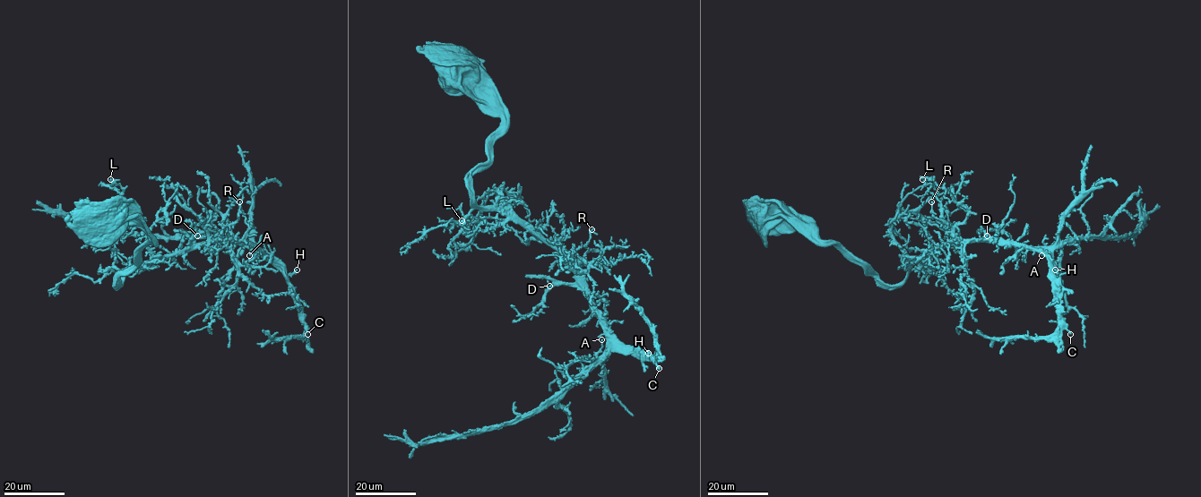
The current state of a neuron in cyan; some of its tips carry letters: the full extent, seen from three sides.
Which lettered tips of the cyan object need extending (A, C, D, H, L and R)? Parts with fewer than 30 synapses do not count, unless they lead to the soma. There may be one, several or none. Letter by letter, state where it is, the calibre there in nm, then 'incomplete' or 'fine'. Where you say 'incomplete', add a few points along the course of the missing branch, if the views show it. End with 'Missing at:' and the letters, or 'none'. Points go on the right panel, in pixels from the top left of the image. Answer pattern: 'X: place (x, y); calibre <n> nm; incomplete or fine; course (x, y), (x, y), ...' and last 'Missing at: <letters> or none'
A: place (1041, 255); calibre 280 nm; fine
C: place (1070, 334); calibre 160 nm; fine
D: place (987, 235); calibre 150 nm; fine
H: place (1055, 269); calibre 300 nm; fine
L: place (922, 179); calibre 280 nm; fine
R: place (931, 201); calibre 190 nm; fine
Missing at: none

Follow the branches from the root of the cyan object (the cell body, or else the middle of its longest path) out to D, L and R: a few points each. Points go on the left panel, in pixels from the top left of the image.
D: (105, 214), (108, 219), (133, 216), (150, 238), (118, 286), (146, 262), (224, 240), (212, 231), (197, 235)
L: (105, 214), (108, 219), (133, 216), (150, 238), (118, 286), (151, 260), (151, 248), (123, 189), (110, 179)
R: (105, 214), (108, 219), (133, 216), (150, 238), (118, 286), (131, 269), (214, 241), (238, 218), (239, 201)

